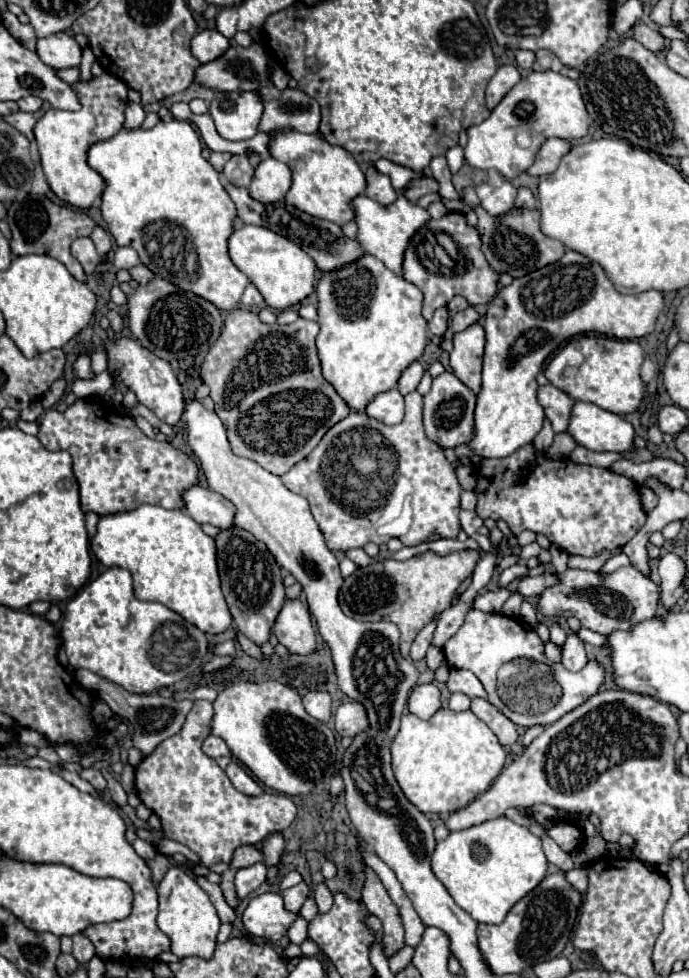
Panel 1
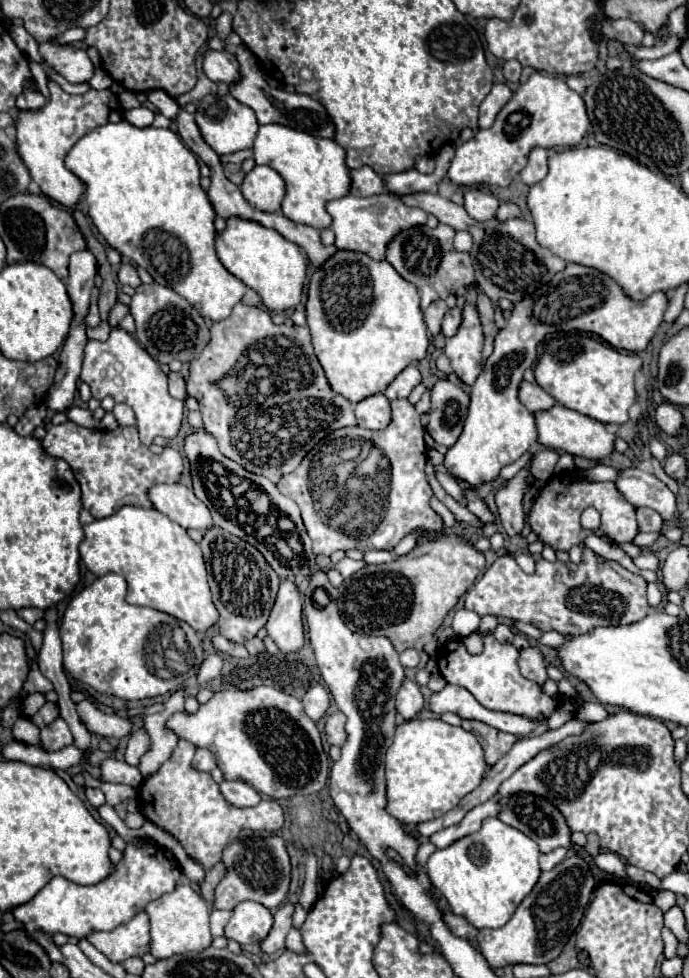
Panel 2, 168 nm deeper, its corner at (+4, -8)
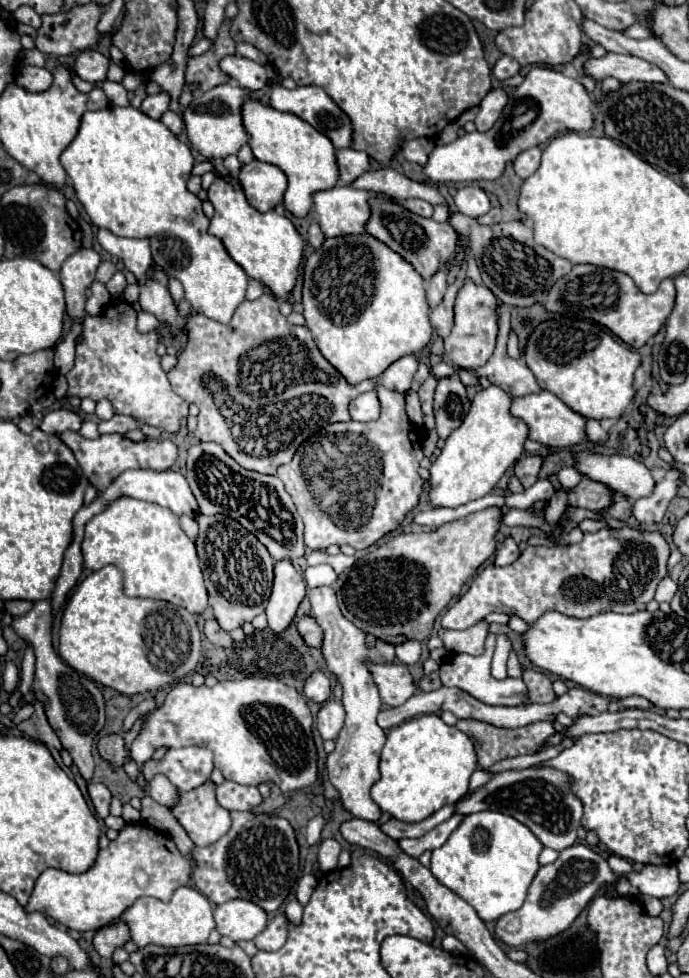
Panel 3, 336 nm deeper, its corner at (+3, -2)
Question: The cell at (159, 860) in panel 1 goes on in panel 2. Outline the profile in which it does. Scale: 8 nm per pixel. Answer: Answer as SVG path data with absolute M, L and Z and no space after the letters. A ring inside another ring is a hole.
M127 844L125 858L115 864L115 872L107 880L93 886L73 886L73 882L67 878L55 876L27 904L15 906L9 912L17 922L25 924L27 932L31 932L31 926L35 926L35 930L51 936L61 932L65 936L85 938L95 930L113 930L129 922L151 900L171 892L179 876L179 868L161 846L137 848Z

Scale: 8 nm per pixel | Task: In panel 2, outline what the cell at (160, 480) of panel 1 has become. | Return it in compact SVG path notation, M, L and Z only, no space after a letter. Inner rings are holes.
M75 422L65 424L45 424L47 436L41 440L43 450L49 456L65 460L83 492L83 508L91 512L93 518L107 518L119 508L131 504L141 508L153 508L147 492L157 484L175 484L183 472L183 458L175 448L165 448L161 454L153 454L137 434L135 426L109 430L89 430Z

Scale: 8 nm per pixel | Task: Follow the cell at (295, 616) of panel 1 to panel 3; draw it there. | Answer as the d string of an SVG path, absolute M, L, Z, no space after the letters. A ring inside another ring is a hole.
M290 560L274 562L274 584L266 606L268 626L276 634L284 632L296 616L298 604L306 594L306 582Z

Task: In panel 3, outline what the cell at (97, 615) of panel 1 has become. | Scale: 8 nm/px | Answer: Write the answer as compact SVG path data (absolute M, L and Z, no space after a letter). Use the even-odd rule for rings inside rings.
M104 566L102 570L92 572L74 588L60 620L58 638L58 654L76 672L126 696L156 692L176 678L184 678L188 672L194 672L200 660L200 630L196 626L196 618L184 608L164 600L126 596L122 590L122 572L114 566Z

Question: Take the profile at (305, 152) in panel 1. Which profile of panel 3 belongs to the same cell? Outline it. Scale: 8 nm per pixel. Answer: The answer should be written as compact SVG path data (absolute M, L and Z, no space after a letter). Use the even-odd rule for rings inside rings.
M246 98L242 104L242 122L244 130L250 136L250 148L254 158L260 162L270 162L278 166L286 178L288 188L284 192L284 206L294 216L304 218L312 208L312 194L316 190L330 190L338 182L336 166L336 148L324 134L314 130L308 122L290 112L280 112L264 100Z

